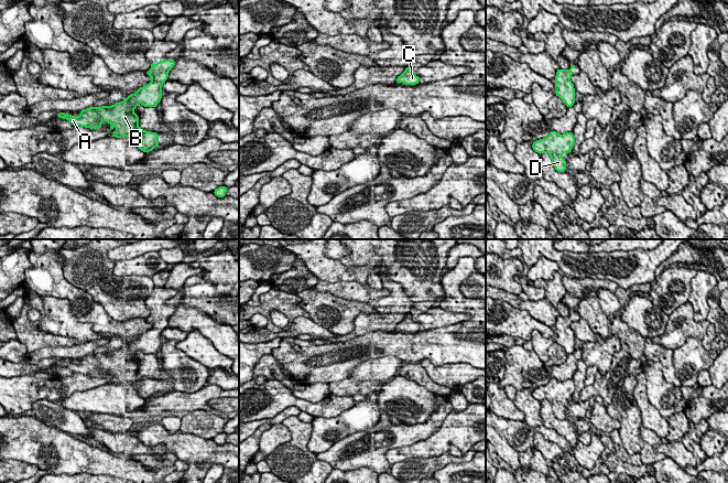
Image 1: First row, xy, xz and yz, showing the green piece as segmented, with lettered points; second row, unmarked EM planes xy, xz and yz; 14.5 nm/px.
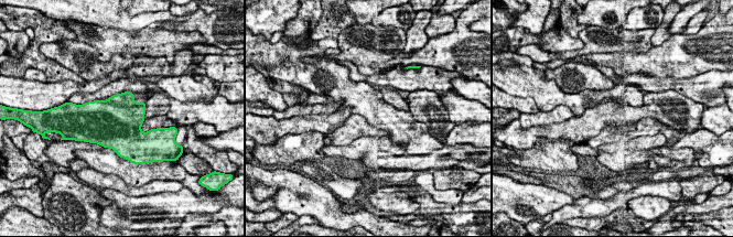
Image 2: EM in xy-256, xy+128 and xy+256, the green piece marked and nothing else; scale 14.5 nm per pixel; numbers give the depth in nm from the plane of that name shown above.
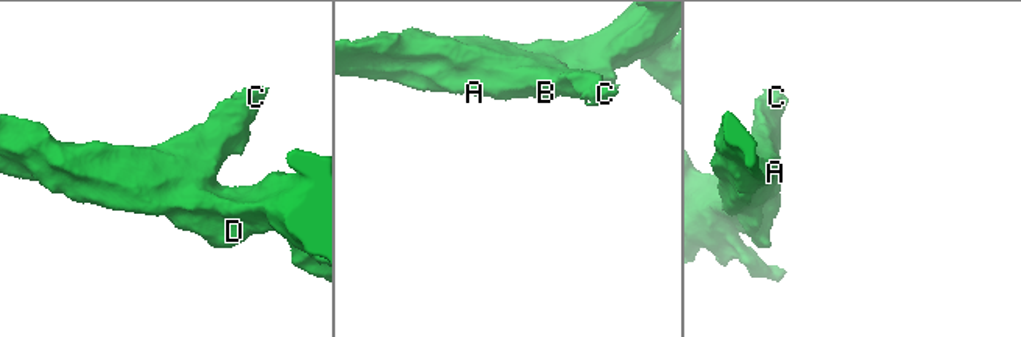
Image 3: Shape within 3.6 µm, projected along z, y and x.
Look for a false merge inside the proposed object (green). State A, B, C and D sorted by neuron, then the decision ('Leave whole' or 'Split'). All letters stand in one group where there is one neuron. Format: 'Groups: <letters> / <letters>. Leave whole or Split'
Groups: A B C D. Leave whole

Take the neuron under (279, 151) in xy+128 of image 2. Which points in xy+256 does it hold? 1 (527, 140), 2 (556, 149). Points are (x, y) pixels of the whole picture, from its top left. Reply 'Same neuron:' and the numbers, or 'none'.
Same neuron: 2

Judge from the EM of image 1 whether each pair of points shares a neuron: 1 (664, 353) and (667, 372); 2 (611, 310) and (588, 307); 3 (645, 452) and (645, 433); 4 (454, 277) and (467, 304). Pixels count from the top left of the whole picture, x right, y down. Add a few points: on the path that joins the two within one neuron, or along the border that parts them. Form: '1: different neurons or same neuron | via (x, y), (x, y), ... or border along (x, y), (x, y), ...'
1: same neuron | via (665, 357), (667, 367)
2: different neurons | border along (597, 296), (601, 311), (609, 319)
3: same neuron | via (648, 448), (648, 438)
4: same neuron | via (454, 283), (454, 292), (460, 299)

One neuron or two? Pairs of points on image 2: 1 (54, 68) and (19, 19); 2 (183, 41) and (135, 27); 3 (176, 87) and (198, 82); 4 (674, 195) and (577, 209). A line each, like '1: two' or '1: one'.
1: one
2: two
3: one
4: one

